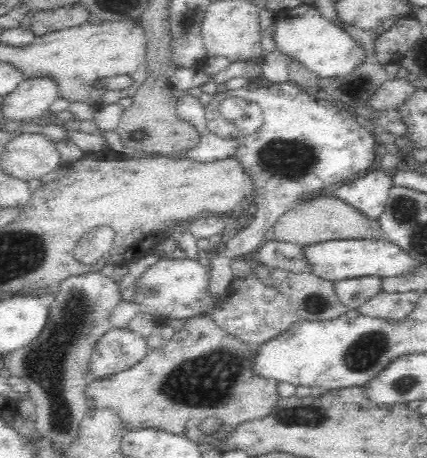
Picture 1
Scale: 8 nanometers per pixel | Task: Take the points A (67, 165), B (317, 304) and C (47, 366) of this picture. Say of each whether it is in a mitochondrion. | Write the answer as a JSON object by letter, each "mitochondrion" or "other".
{"A":"other","B":"mitochondrion","C":"mitochondrion"}

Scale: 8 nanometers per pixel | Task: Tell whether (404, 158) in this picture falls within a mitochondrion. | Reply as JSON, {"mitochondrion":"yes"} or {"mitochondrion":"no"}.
{"mitochondrion":"no"}

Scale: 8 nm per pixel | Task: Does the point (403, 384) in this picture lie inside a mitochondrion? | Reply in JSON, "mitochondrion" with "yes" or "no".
{"mitochondrion":"yes"}

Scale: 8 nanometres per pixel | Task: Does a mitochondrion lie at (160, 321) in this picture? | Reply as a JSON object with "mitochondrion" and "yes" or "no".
{"mitochondrion":"no"}

